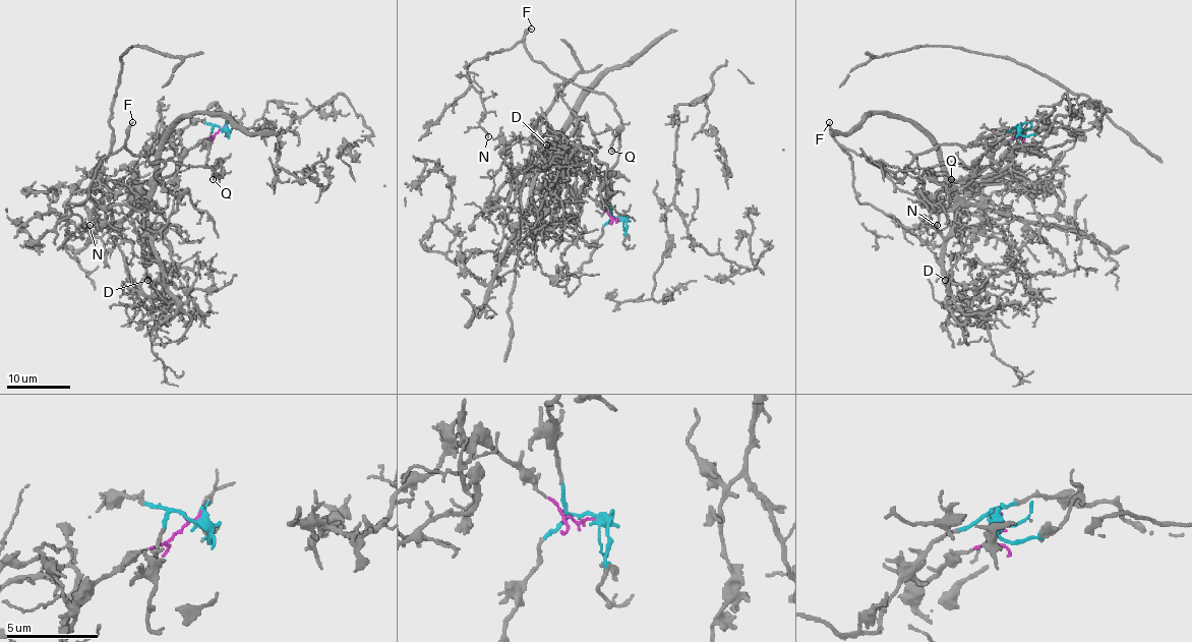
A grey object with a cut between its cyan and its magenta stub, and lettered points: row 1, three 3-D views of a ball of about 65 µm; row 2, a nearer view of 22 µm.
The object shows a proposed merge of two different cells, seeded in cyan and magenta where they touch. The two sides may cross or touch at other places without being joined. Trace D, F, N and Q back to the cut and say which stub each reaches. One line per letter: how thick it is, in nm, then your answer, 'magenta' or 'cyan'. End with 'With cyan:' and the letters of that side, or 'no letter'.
D: 140 nm | magenta
F: 140 nm | cyan
N: 170 nm | cyan
Q: 130 nm | cyan
With cyan: F, N, Q

